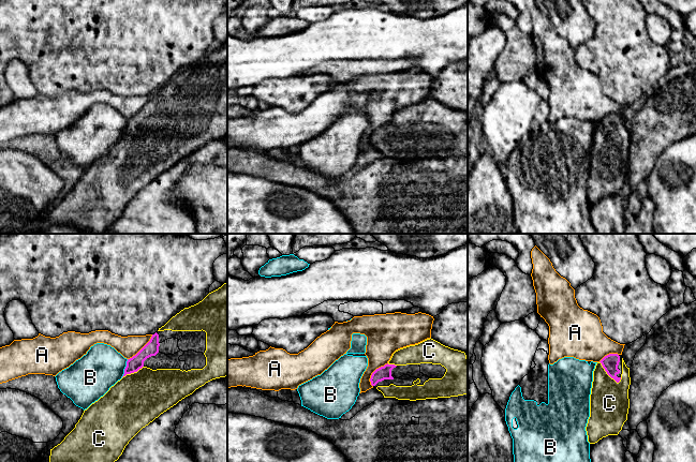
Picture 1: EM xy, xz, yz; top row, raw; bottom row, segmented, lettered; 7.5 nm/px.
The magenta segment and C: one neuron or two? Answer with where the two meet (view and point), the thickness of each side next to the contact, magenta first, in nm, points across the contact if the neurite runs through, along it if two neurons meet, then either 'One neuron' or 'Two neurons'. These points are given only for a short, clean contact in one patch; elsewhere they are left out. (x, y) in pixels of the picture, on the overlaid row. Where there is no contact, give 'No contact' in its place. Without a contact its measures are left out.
Touches magenta at yz (607, 373). Thickness 120 nm (magenta) against 300 nm. One neuron

